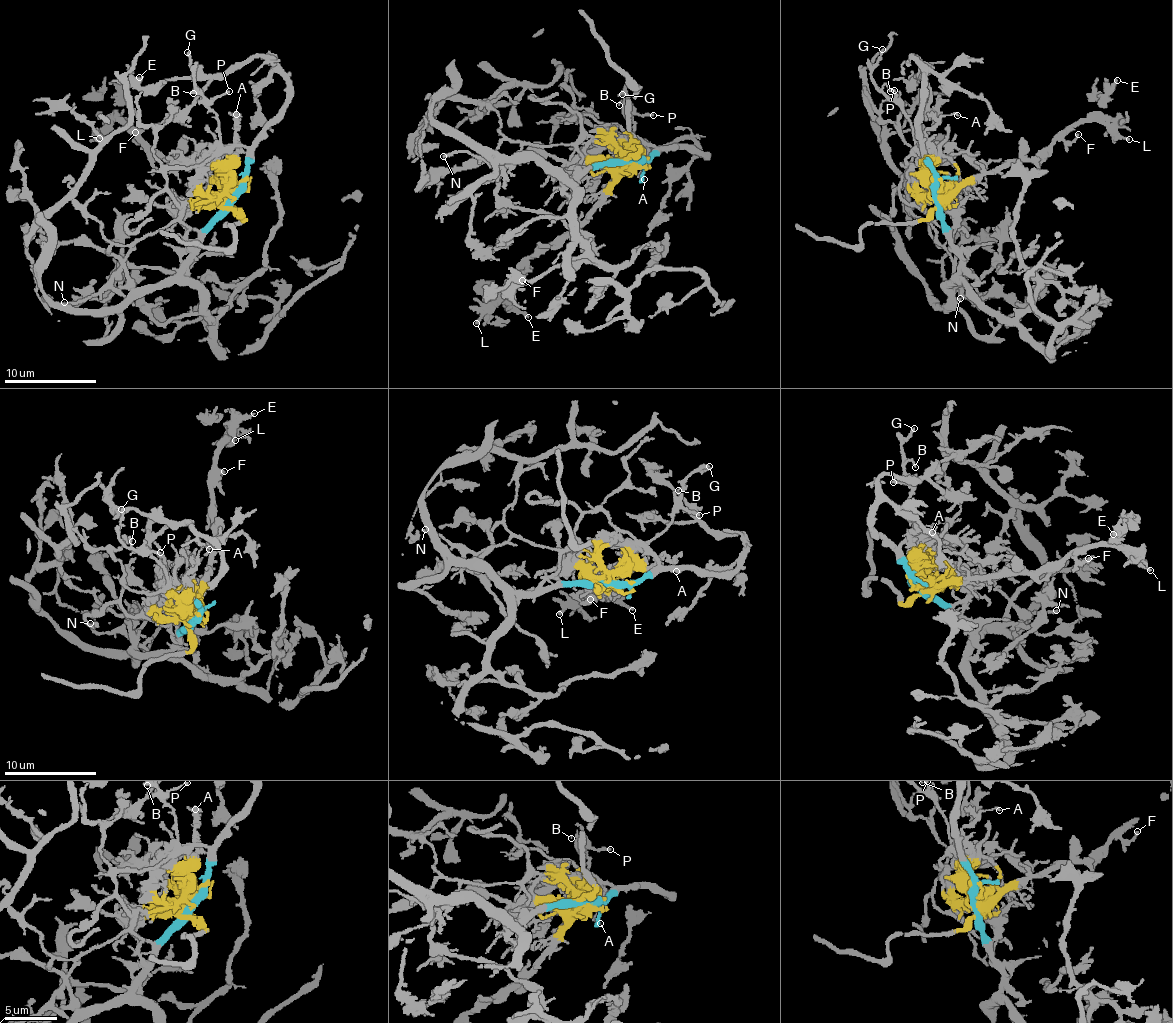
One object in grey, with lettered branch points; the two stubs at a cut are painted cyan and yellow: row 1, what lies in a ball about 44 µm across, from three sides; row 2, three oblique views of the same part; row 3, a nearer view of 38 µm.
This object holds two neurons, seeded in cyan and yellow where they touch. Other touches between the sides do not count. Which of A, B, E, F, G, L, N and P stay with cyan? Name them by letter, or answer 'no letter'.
no letter

